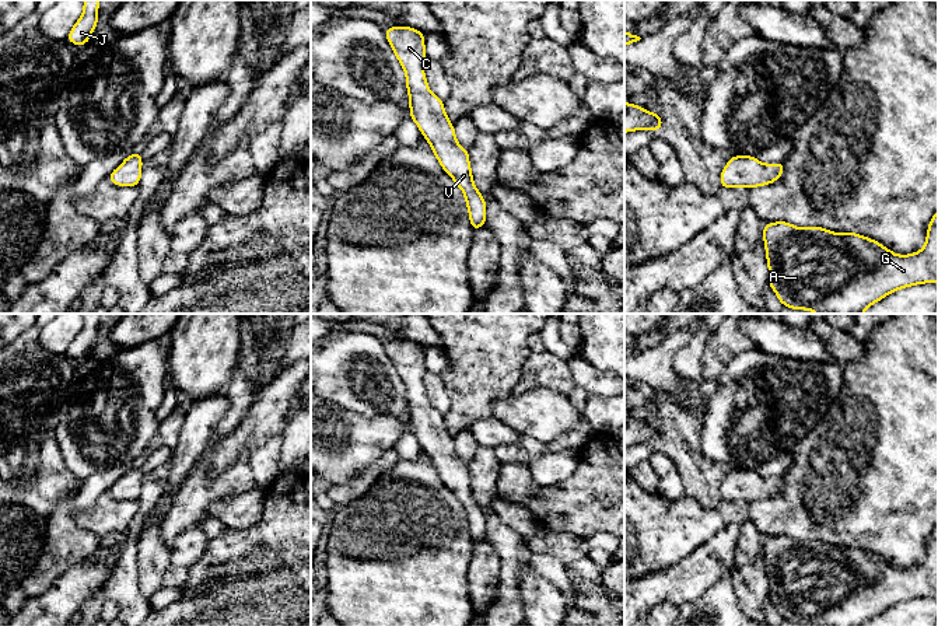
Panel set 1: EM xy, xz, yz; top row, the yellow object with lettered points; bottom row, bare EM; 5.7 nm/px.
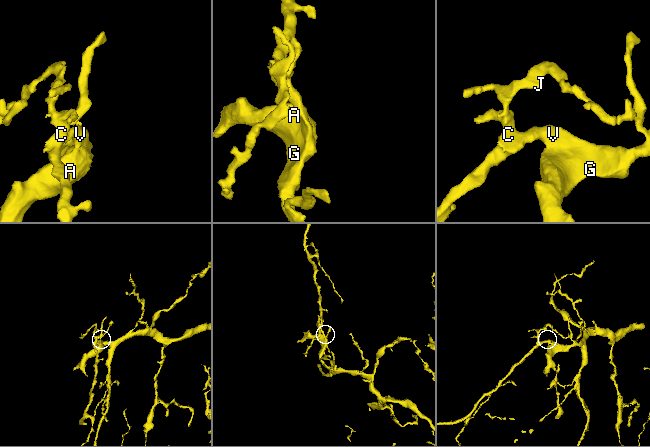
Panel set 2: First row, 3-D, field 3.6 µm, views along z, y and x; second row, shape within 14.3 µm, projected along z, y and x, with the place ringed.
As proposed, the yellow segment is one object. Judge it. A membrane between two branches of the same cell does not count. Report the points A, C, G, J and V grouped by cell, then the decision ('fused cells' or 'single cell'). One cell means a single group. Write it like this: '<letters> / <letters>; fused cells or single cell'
A C G J V; single cell

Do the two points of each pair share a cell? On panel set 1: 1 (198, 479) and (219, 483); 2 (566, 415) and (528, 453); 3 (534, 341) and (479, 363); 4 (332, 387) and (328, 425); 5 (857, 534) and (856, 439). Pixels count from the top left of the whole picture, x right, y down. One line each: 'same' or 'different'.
1: same
2: different
3: different
4: different
5: same

